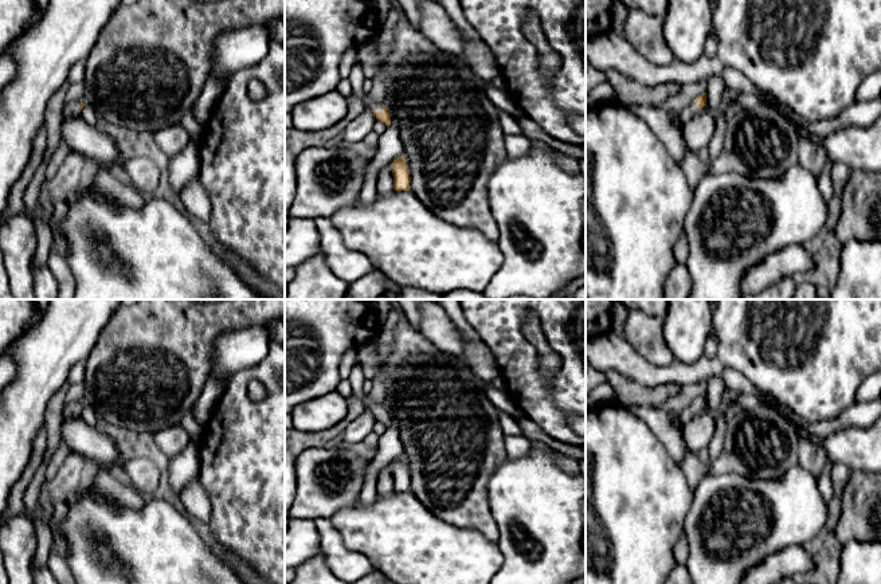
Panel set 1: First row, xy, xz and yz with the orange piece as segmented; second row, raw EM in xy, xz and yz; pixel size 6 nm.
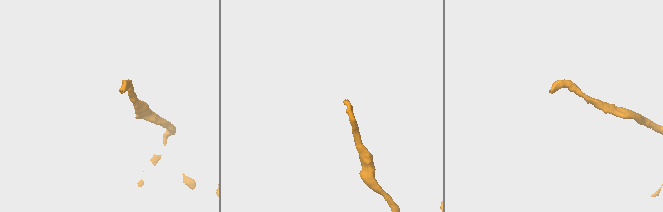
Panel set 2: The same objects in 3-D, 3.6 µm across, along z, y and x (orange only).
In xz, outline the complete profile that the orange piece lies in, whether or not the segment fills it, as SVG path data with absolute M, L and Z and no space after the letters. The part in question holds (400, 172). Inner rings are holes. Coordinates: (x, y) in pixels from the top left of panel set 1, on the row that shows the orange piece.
M398 157L392 162L392 175L393 175L393 189L395 191L410 191L410 169L404 157Z

